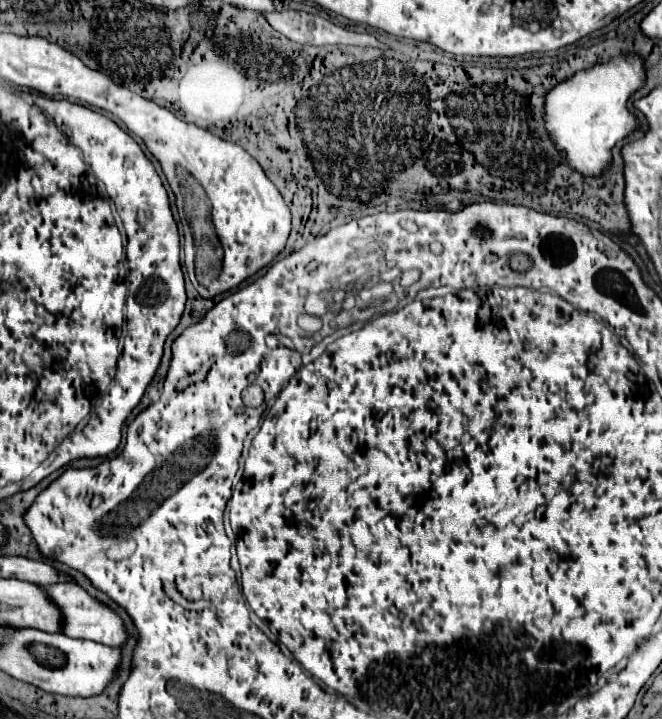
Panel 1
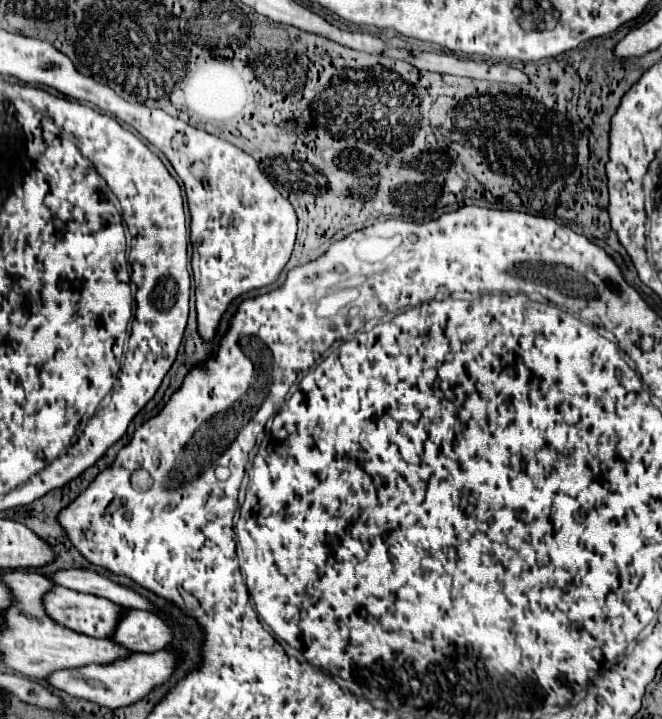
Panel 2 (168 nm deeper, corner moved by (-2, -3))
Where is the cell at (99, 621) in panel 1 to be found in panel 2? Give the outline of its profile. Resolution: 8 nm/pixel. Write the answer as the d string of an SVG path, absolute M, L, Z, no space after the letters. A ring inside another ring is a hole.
M130 608L124 610L114 634L110 634L108 640L118 642L118 646L126 646L130 652L158 652L172 642L172 634L152 612Z

